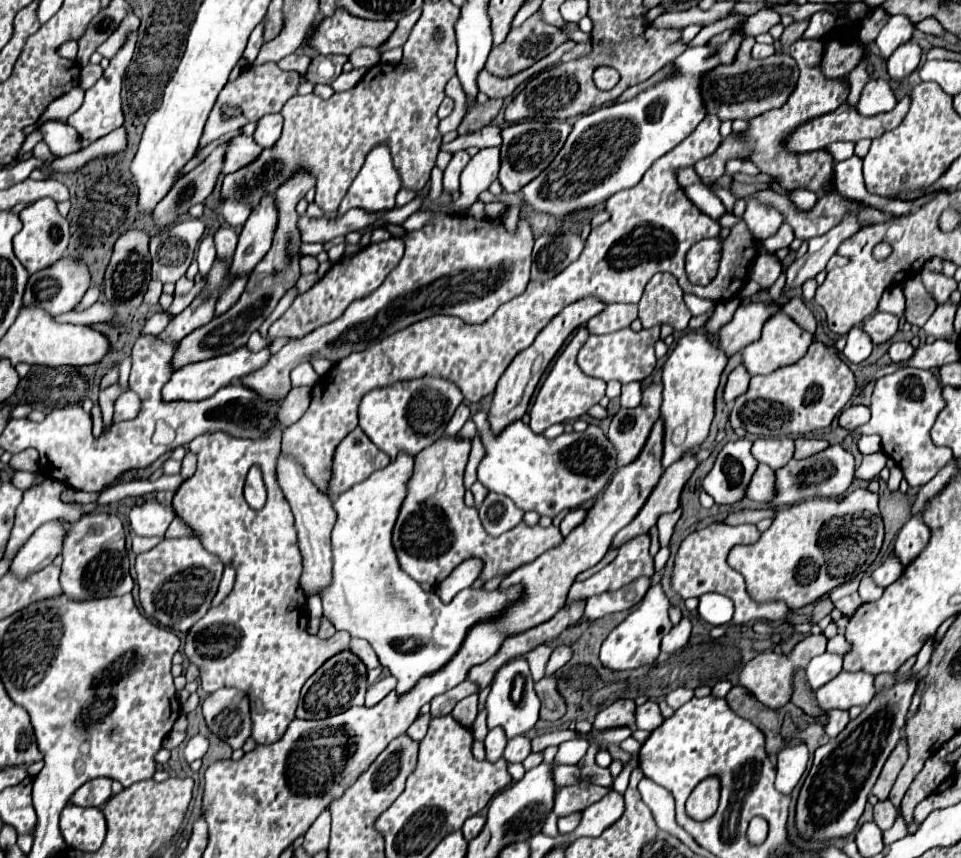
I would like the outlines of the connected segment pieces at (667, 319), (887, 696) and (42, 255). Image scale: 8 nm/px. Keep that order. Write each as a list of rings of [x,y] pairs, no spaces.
[[[655,274],[649,280],[639,302],[639,320],[643,328],[655,324],[671,324],[677,332],[687,328],[691,312],[683,302],[683,290],[671,274]]]
[[[923,672],[899,678],[891,688],[881,690],[863,708],[863,712],[847,724],[847,728],[825,746],[815,750],[815,760],[805,778],[797,800],[797,830],[807,840],[833,840],[851,834],[867,804],[867,796],[897,742],[907,720],[911,698]]]
[[[51,198],[37,200],[35,204],[27,206],[19,216],[21,216],[23,228],[13,238],[15,256],[27,268],[29,274],[35,274],[35,272],[39,272],[39,270],[55,264],[63,256],[63,252],[67,250],[67,242],[69,242],[69,222],[57,212],[57,206],[55,206],[55,202]]]

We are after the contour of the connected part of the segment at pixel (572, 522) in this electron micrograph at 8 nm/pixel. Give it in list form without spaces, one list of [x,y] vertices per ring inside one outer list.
[[[575,508],[575,510],[571,510],[567,516],[565,516],[565,520],[561,522],[561,526],[559,526],[559,530],[561,530],[561,536],[567,536],[581,520],[583,520],[583,516],[585,516],[585,508]]]

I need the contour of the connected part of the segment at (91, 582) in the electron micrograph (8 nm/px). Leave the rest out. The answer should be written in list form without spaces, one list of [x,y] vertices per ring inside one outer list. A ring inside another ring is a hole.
[[[87,514],[69,530],[63,546],[61,588],[71,600],[121,596],[133,590],[123,522],[115,514]]]

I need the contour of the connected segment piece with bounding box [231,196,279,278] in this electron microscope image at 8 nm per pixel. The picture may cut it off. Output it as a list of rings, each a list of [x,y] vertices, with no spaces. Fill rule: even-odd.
[[[275,196],[263,198],[263,202],[259,202],[259,206],[251,212],[249,220],[243,226],[243,232],[239,234],[239,244],[231,264],[231,274],[235,278],[251,274],[251,270],[269,252],[277,218],[279,212],[275,206]]]

